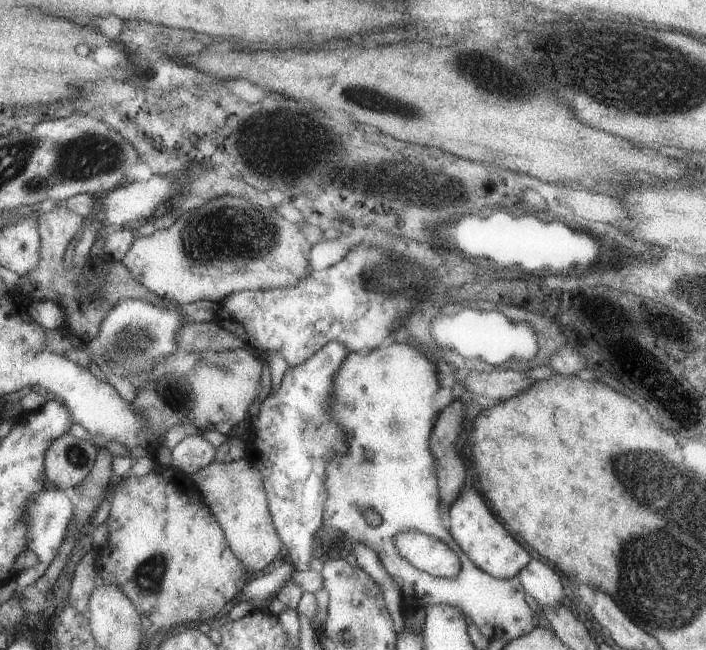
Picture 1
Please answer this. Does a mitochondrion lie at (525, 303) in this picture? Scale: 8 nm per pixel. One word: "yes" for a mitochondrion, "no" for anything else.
no

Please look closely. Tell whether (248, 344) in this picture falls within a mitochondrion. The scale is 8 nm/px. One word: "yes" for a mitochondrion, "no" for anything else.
no

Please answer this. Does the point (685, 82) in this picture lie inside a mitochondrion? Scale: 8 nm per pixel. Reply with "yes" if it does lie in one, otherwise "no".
yes

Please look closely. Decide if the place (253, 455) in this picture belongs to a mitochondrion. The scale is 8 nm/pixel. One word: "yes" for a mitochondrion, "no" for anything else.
no

